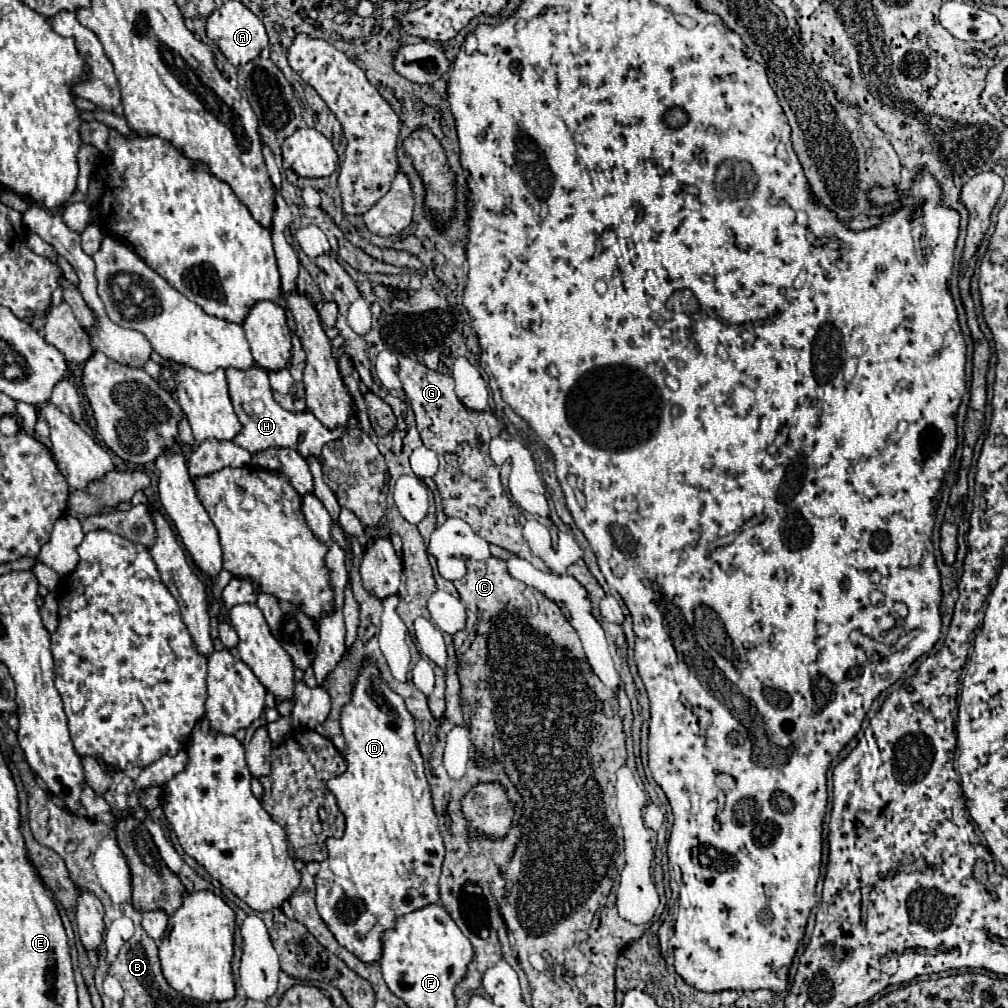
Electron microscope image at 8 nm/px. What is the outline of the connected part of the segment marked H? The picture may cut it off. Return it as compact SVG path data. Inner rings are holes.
M253 365L251 369L227 369L227 383L229 383L229 395L231 395L235 415L243 425L239 437L233 437L233 443L247 449L249 453L257 453L267 447L291 447L303 457L315 455L321 459L319 453L323 445L331 439L339 439L345 433L345 429L327 429L311 411L305 413L285 411L279 403L275 403L269 387L267 371L259 369L259 365ZM299 433L305 433L301 445L297 441Z

